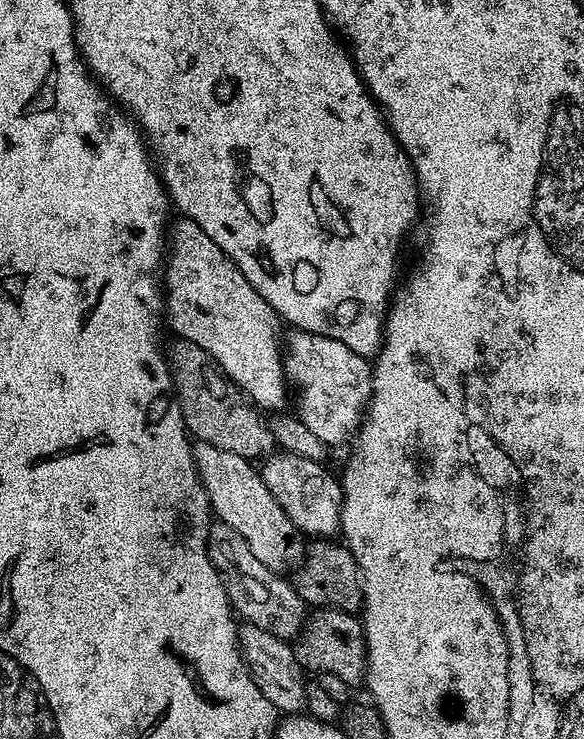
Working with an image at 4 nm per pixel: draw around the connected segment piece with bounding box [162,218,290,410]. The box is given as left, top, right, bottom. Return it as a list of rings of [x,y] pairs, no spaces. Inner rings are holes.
[[[180,218],[176,225],[170,228],[170,247],[166,252],[166,263],[162,268],[162,304],[166,309],[166,324],[176,331],[175,335],[182,340],[194,342],[194,346],[202,346],[202,350],[206,350],[206,354],[210,354],[210,358],[216,361],[217,366],[223,370],[225,376],[231,383],[239,386],[250,397],[251,403],[257,407],[276,408],[272,410],[280,410],[284,403],[288,400],[288,392],[290,393],[290,385],[284,375],[284,358],[282,355],[282,332],[280,336],[280,328],[282,329],[282,321],[276,315],[270,305],[266,302],[266,298],[262,298],[262,294],[258,294],[258,290],[254,290],[250,286],[250,282],[246,282],[246,278],[242,274],[242,270],[238,270],[238,266],[234,266],[234,262],[225,254],[218,246],[214,246],[214,241],[206,234],[206,230],[202,230],[202,226],[198,226],[198,222],[187,218]]]

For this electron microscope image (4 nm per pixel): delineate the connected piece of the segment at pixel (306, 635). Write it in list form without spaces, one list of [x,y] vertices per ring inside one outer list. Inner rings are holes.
[[[321,608],[313,611],[304,621],[301,636],[294,646],[301,669],[308,668],[313,674],[325,672],[338,674],[342,682],[356,686],[365,679],[368,670],[368,647],[364,626],[359,615],[337,608]]]

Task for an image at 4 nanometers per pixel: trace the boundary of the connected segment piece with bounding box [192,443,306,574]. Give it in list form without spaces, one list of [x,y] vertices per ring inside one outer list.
[[[202,443],[193,447],[192,456],[196,459],[196,473],[200,475],[215,519],[238,530],[262,566],[277,574],[295,569],[304,555],[305,541],[301,533],[293,529],[290,518],[286,518],[286,510],[278,506],[278,498],[266,490],[257,465],[238,454],[230,454],[230,450],[218,450],[218,446]]]

